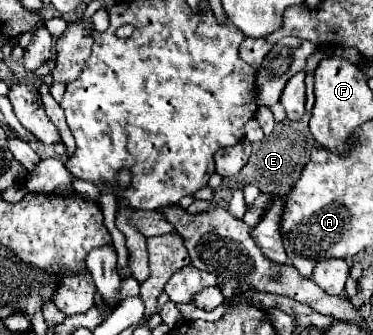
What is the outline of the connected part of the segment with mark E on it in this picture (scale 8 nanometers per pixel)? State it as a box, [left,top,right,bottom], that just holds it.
[211,115,315,209]

